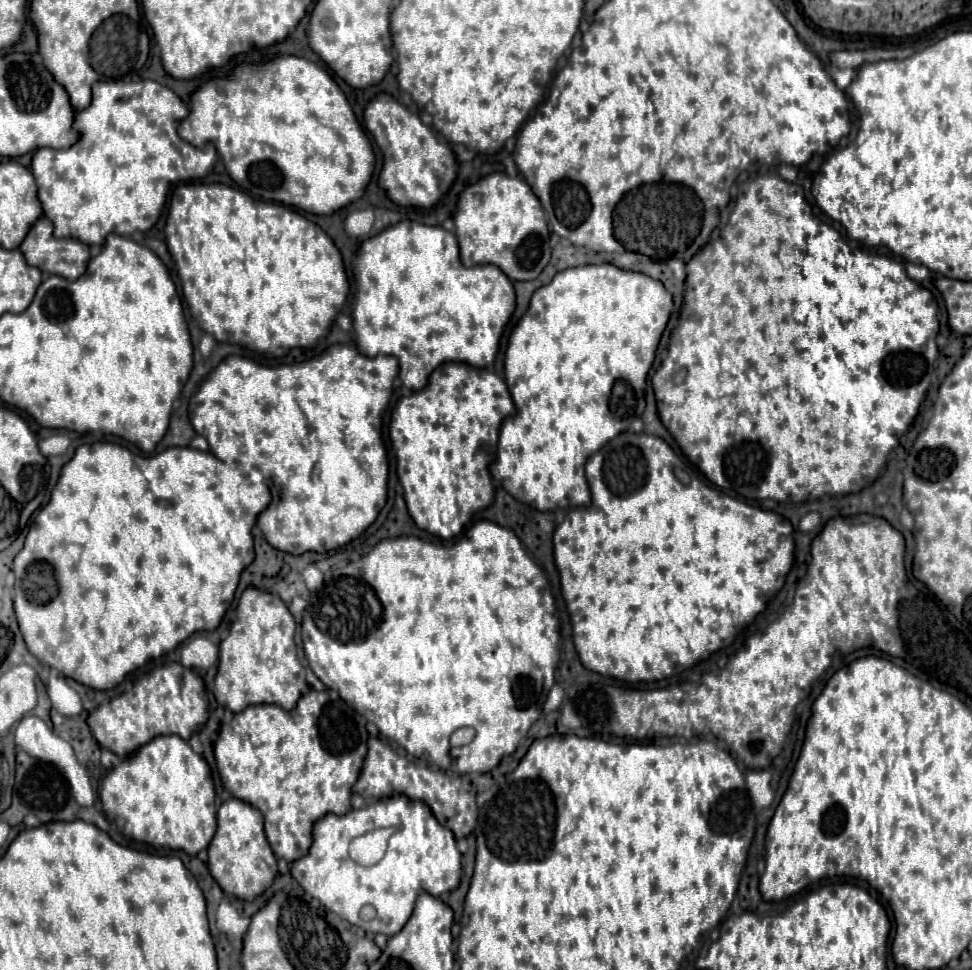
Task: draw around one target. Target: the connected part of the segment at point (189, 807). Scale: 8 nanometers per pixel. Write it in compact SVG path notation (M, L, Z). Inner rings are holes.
M156 736L118 766L110 768L100 786L102 808L126 836L152 846L168 846L198 854L216 832L214 782L206 760L180 736Z

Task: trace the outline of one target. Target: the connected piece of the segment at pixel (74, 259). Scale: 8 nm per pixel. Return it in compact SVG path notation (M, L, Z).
M40 216L28 230L26 238L20 244L20 252L26 256L26 262L30 266L36 266L44 274L58 274L66 280L76 280L86 270L86 264L90 260L88 244L80 242L78 238L54 238L52 236L52 224L46 216Z

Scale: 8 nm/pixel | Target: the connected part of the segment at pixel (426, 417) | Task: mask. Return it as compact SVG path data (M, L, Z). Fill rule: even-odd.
M462 362L440 364L428 378L422 390L398 400L392 410L388 436L396 454L396 474L404 490L408 514L418 528L450 540L462 532L470 518L492 504L494 488L488 466L496 458L496 442L500 424L506 416L514 414L514 402L506 382L486 368L474 368Z

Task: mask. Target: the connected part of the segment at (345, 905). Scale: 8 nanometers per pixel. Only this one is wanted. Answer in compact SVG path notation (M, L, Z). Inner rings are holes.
M420 800L410 804L410 812L406 812L402 828L390 836L386 856L378 864L360 866L348 856L346 844L350 844L350 828L346 828L346 820L338 820L336 814L328 814L322 816L322 820L316 820L312 838L314 842L308 854L292 862L292 876L322 906L370 934L398 934L414 910L418 892L440 896L444 892L452 892L460 882L462 866L454 834L440 826L430 808ZM366 904L374 906L376 910L376 918L368 922L360 918L360 910Z

